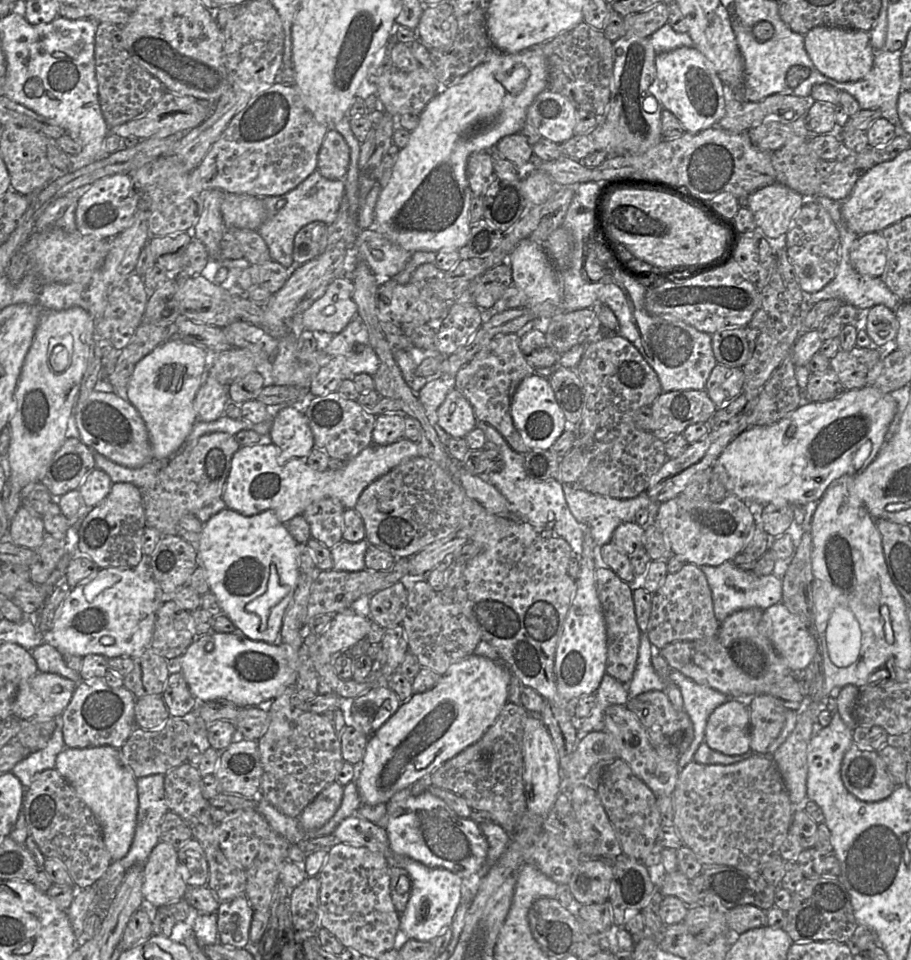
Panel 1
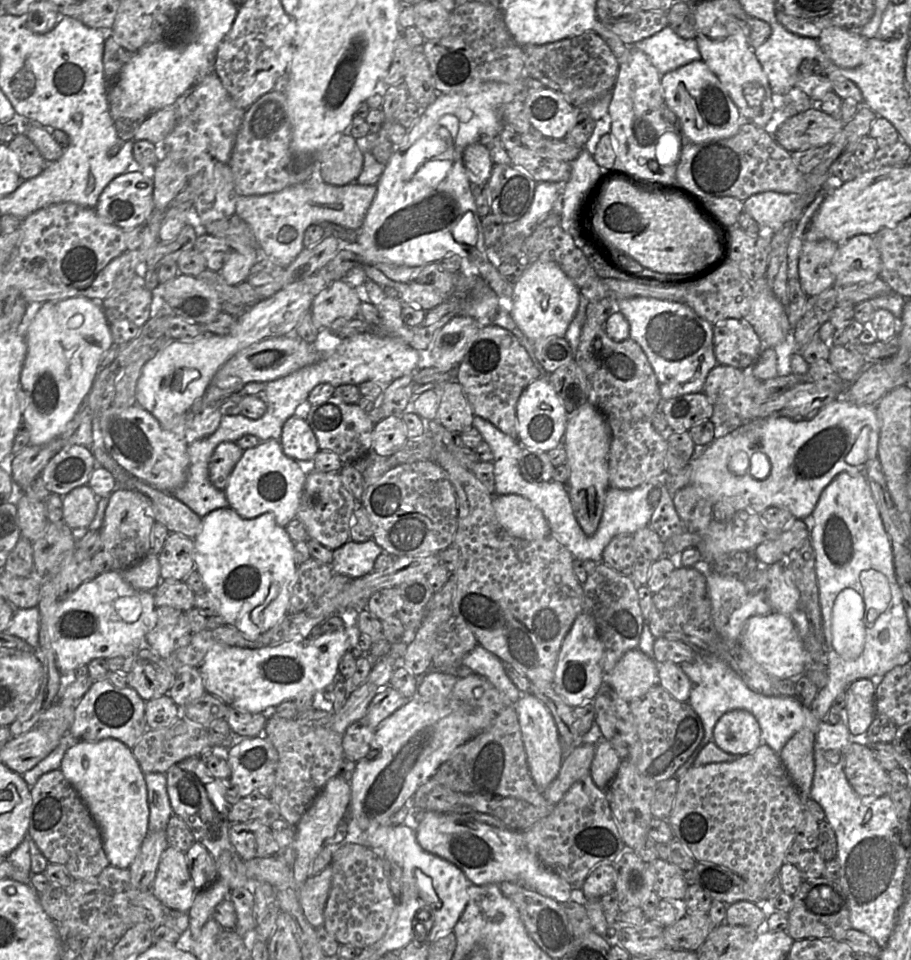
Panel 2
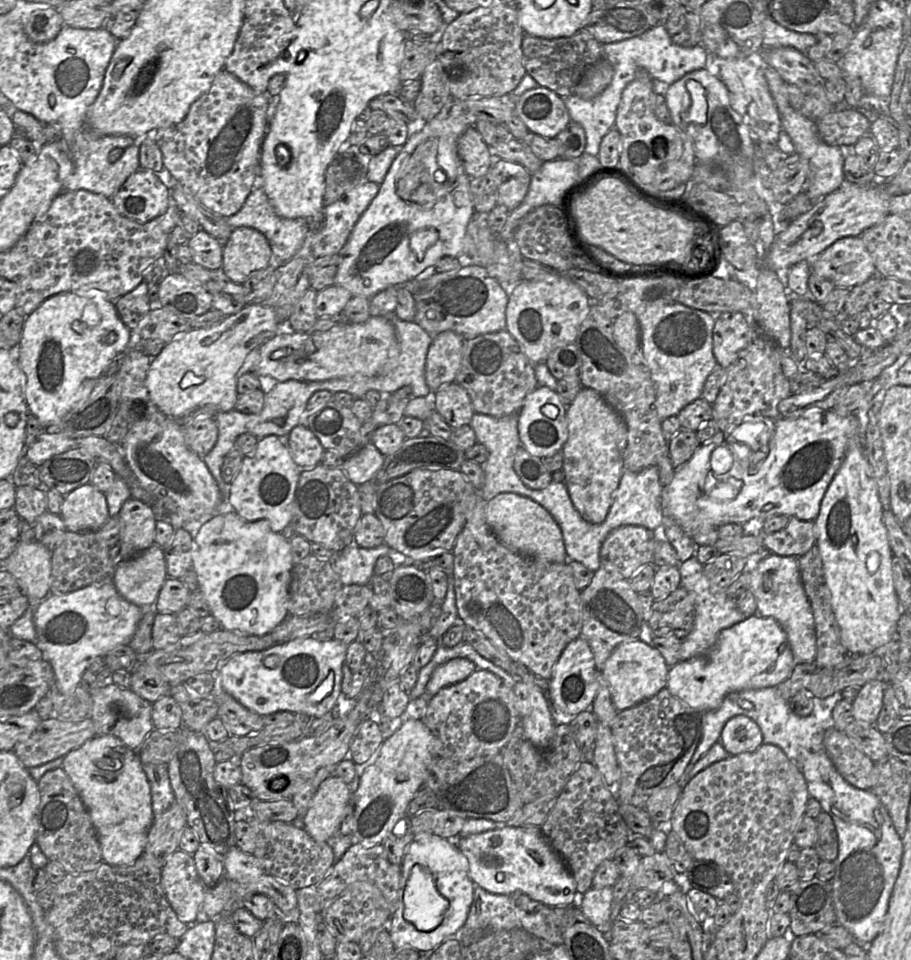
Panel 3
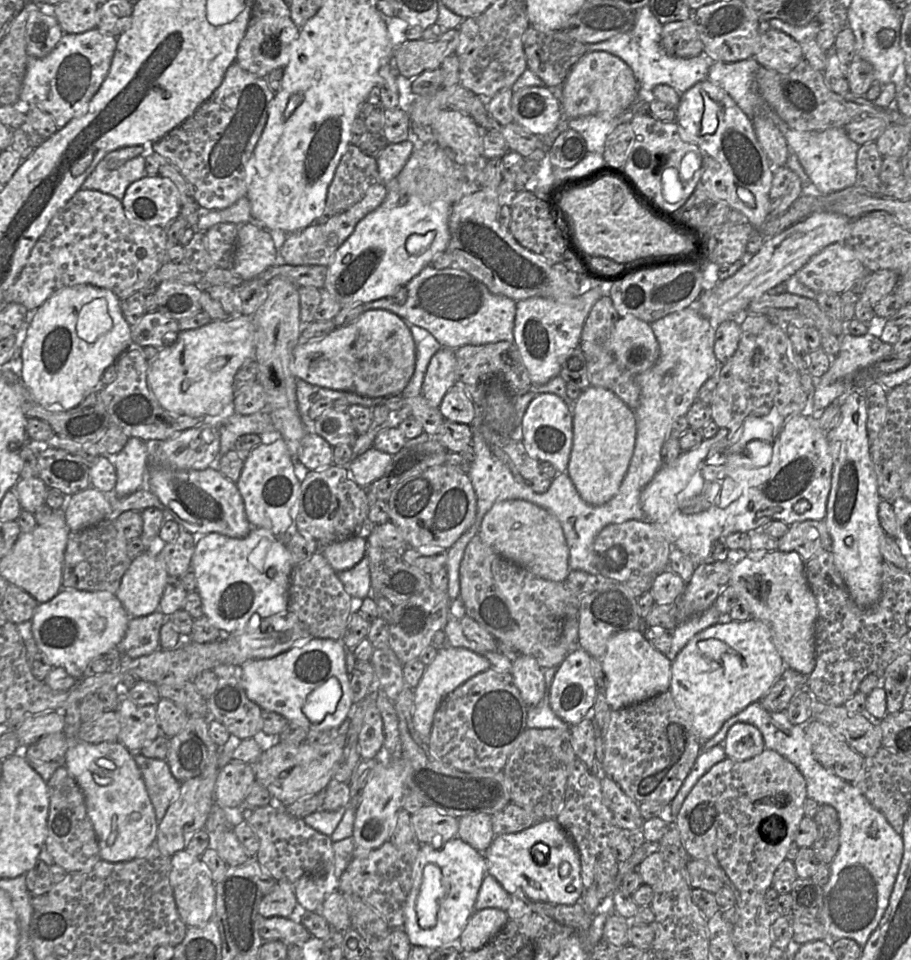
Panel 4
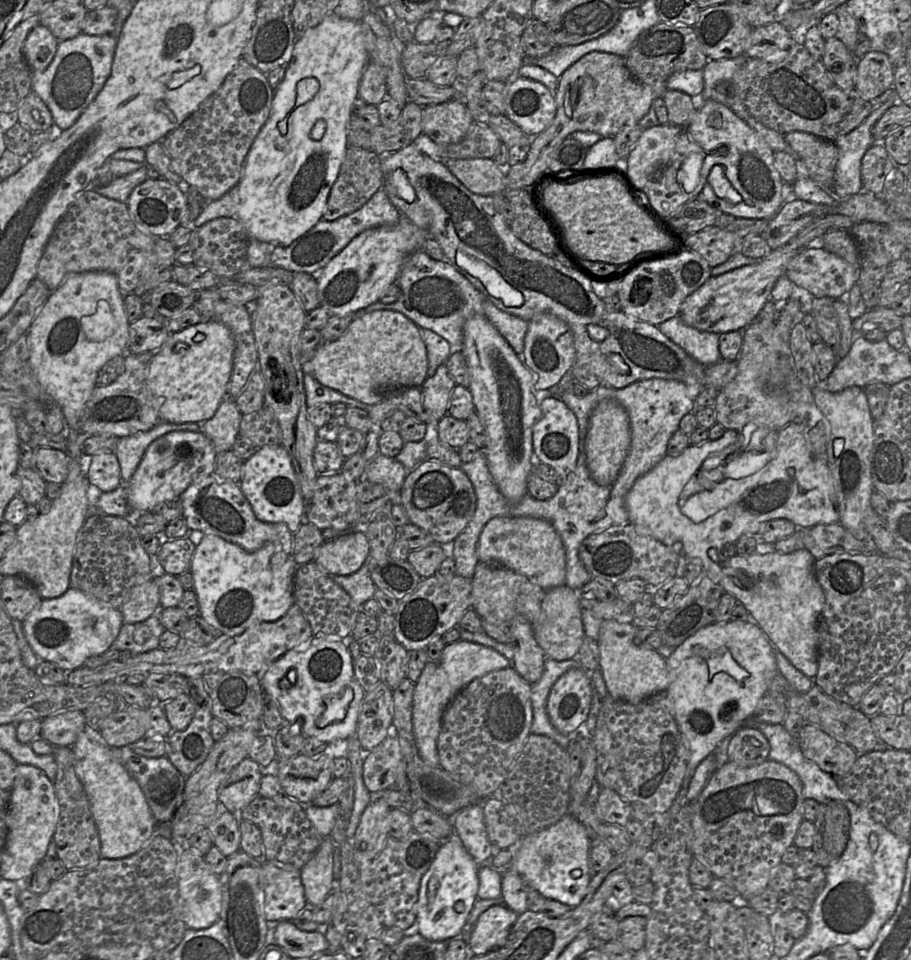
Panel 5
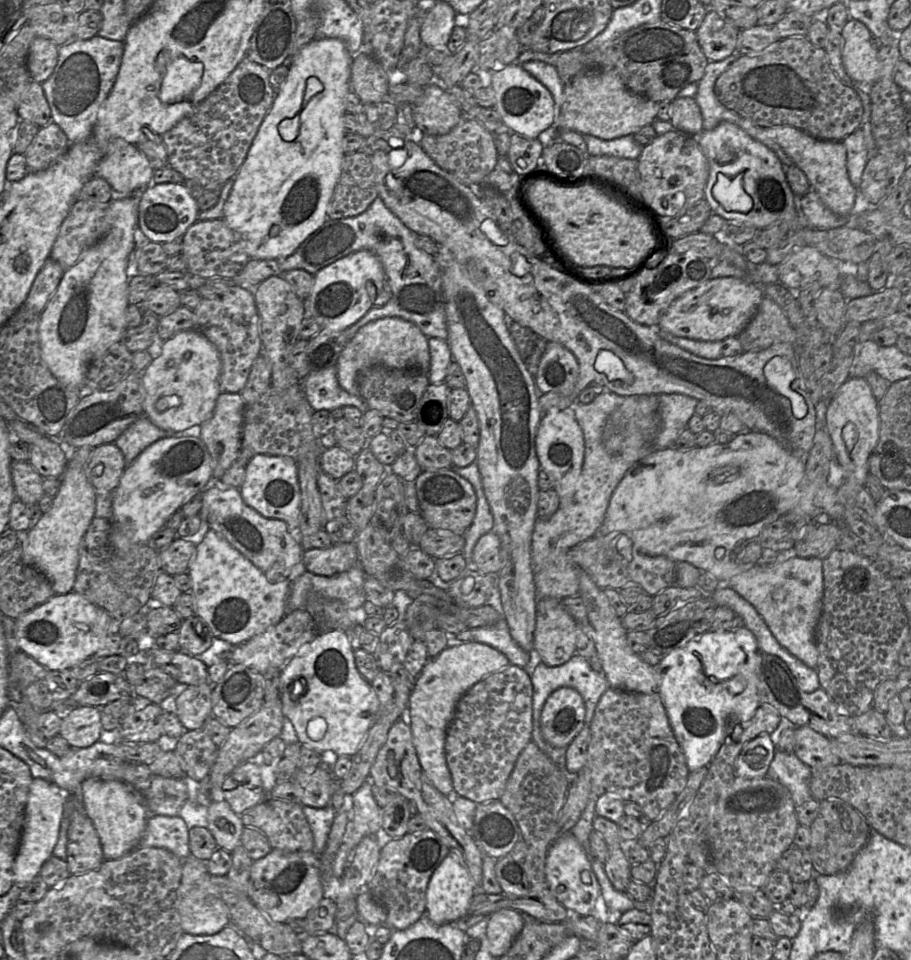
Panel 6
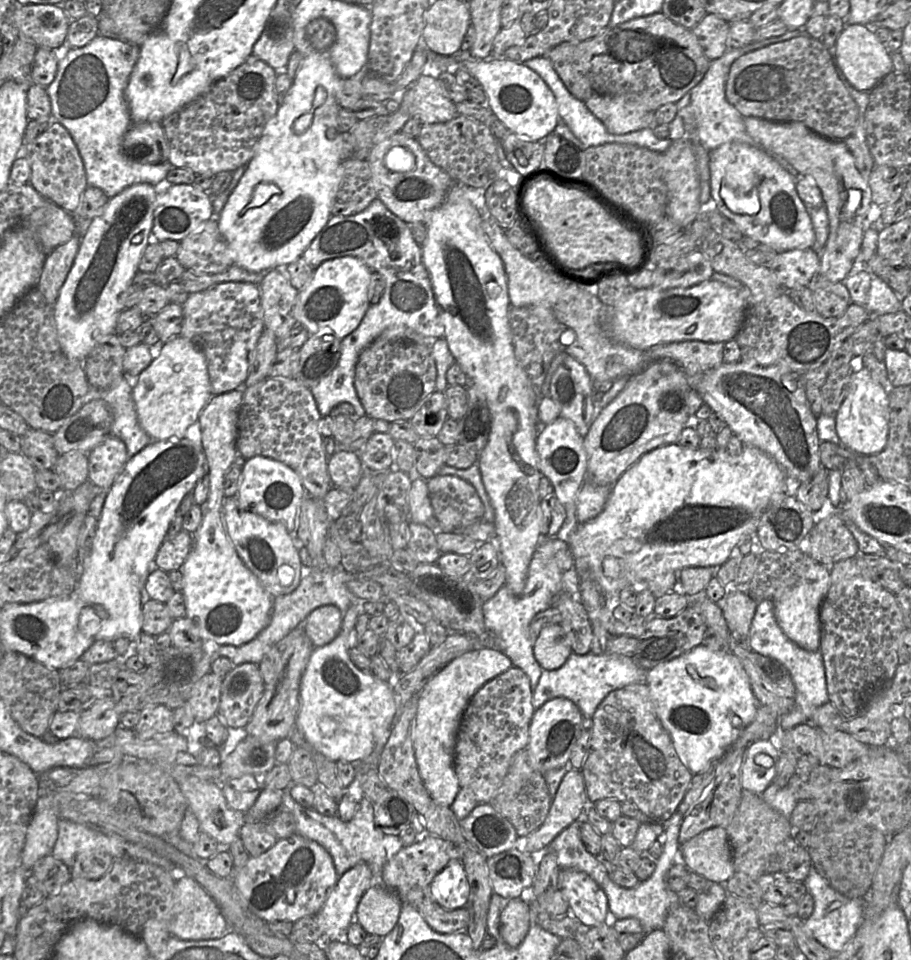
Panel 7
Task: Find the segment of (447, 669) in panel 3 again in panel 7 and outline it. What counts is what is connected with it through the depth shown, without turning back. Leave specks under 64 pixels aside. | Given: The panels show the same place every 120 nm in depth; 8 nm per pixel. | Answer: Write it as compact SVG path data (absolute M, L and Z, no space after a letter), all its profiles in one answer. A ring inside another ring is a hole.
M475 648L455 658L437 672L423 687L412 727L412 742L417 767L423 784L440 805L451 807L461 786L455 770L455 746L463 714L476 692L488 681L507 671L511 659L496 649Z

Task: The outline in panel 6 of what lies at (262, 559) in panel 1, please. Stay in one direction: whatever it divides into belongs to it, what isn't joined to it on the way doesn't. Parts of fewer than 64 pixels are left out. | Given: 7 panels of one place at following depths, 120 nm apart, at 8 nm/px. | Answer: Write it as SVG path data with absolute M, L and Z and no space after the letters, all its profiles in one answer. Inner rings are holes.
M211 529L197 545L188 574L192 581L190 592L195 601L195 615L209 626L215 638L233 646L276 625L287 614L291 582L288 579L269 582L264 572Z

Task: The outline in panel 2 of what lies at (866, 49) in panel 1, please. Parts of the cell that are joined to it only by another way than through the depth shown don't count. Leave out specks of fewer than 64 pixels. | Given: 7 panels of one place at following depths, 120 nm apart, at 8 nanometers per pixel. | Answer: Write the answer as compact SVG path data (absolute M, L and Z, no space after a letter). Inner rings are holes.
M828 27L821 32L817 41L828 58L841 68L855 68L865 56L867 39L857 30Z

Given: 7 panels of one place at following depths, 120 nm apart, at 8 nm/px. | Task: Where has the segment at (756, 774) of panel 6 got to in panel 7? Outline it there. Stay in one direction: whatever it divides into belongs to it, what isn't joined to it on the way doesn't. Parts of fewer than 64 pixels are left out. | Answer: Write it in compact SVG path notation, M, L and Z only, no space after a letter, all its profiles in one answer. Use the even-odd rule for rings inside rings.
M768 739L751 743L740 771L742 788L762 795L775 779L779 754Z

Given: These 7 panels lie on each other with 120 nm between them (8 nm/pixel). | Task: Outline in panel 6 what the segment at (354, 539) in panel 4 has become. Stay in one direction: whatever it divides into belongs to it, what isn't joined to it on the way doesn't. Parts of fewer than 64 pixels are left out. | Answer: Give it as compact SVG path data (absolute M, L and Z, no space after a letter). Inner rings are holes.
M354 542L335 543L328 548L303 551L306 569L321 576L333 576L359 565L358 550Z

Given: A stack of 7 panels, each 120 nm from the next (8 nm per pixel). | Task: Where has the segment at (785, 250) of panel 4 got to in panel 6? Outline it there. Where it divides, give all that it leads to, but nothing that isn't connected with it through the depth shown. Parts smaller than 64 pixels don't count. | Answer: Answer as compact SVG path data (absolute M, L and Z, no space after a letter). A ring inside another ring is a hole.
M735 277L710 278L675 299L662 314L658 327L671 334L700 341L738 337L754 317L764 295L751 281Z

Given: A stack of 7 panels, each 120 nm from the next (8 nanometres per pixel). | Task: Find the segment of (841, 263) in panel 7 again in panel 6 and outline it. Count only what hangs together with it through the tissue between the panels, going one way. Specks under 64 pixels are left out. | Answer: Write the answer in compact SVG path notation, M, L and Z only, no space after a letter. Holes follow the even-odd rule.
M792 126L765 127L765 134L777 142L807 176L811 189L835 214L849 215L857 194L847 172L847 151L842 141L822 140Z

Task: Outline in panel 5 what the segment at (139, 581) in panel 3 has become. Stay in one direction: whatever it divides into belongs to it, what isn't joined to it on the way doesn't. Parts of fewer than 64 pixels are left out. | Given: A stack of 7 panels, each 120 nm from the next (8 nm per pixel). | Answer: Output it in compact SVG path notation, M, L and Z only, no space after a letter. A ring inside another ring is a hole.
M154 579L133 587L121 607L124 623L137 623L155 615L160 609L159 589Z

